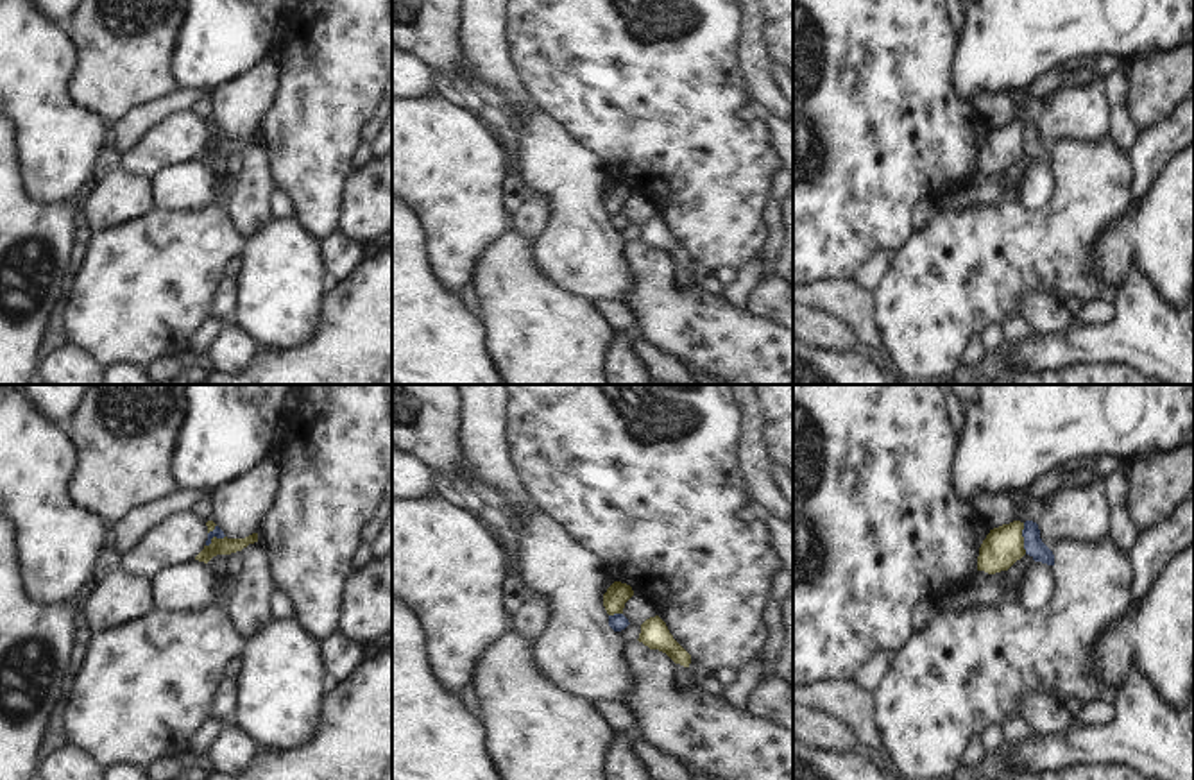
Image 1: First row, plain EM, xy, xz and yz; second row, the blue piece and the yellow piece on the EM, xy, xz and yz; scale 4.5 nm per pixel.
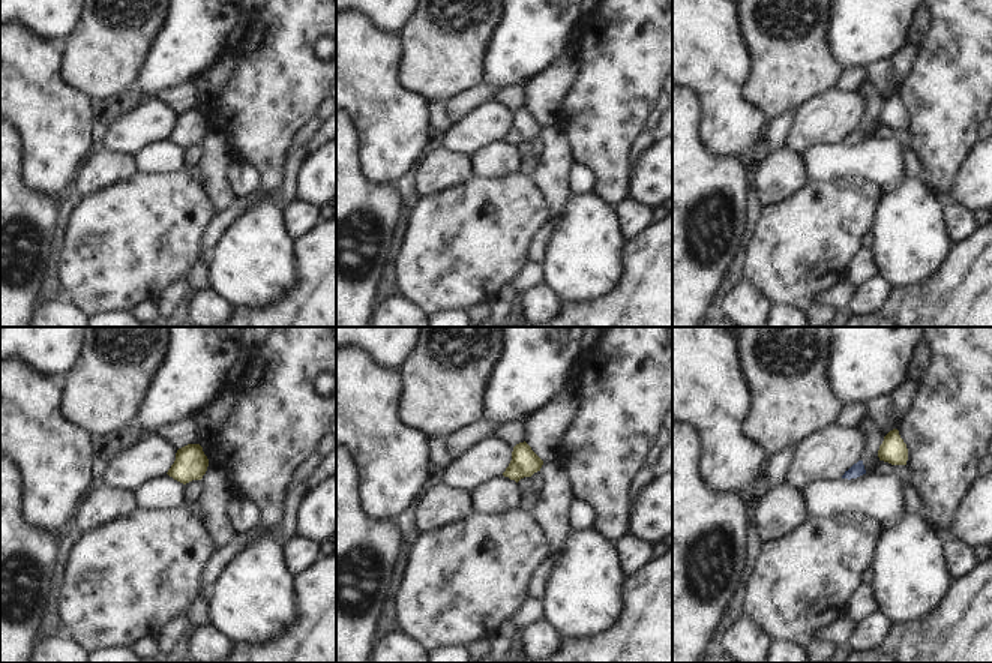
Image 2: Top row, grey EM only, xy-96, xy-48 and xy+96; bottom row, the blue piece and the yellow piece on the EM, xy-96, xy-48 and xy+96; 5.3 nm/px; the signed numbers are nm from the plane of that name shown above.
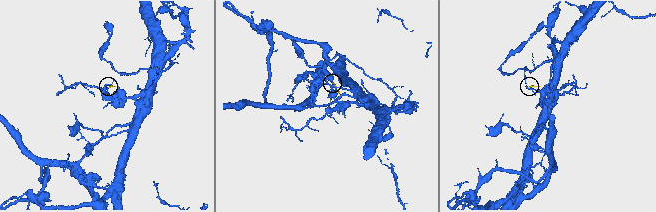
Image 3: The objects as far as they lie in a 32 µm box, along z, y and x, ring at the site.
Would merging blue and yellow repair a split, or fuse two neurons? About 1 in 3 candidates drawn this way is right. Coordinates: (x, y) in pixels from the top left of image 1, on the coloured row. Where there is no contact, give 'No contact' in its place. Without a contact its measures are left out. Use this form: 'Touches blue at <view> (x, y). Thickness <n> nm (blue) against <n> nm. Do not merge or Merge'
Touches blue at yz (1024, 539). Thickness 90 nm (blue) against 180 nm. Do not merge

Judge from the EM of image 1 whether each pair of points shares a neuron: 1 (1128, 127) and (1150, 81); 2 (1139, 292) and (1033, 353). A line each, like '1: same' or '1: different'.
1: different
2: same

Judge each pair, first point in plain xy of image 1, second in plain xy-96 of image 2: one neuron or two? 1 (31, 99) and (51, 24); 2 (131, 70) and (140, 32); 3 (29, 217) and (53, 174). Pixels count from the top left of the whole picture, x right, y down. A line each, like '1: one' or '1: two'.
1: two
2: one
3: two

